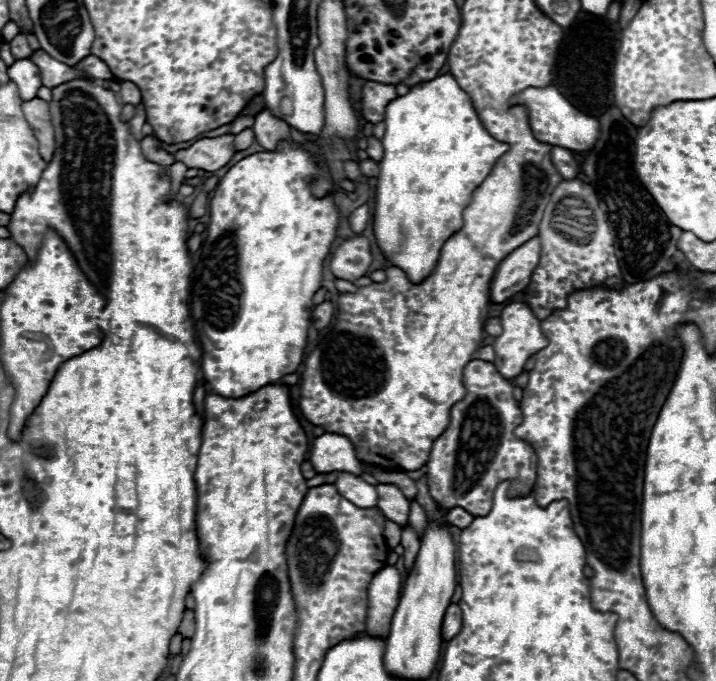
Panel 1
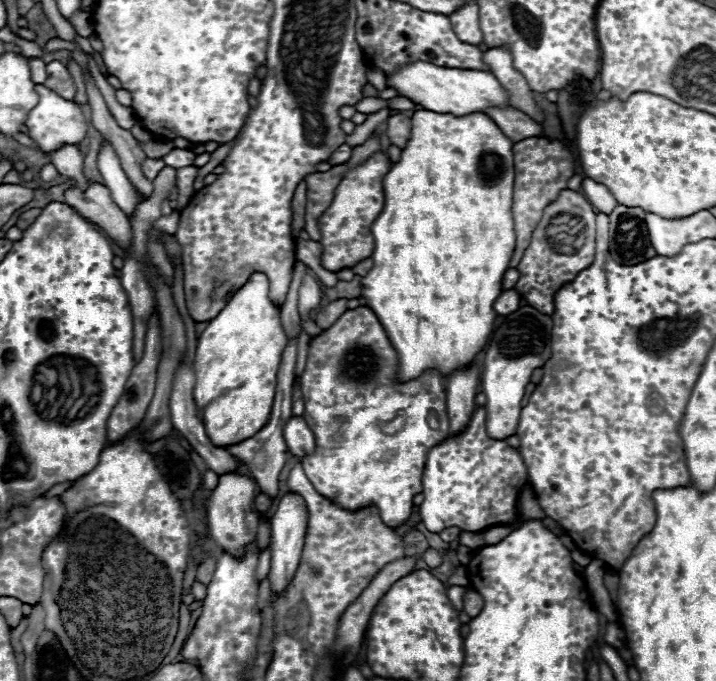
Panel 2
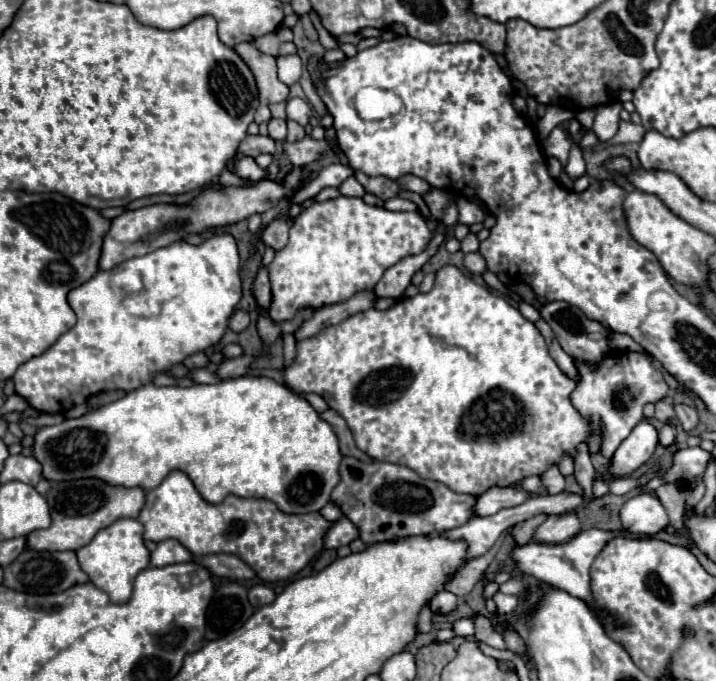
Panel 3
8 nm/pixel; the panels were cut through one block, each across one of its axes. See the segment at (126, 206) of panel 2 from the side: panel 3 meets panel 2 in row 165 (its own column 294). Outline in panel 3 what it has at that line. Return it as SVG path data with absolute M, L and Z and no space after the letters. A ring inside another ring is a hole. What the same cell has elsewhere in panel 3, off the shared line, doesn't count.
M290 98L286 102L286 116L290 120L296 120L300 126L308 124L310 114L312 114L312 110L310 110L310 104L306 100L302 100L302 98Z

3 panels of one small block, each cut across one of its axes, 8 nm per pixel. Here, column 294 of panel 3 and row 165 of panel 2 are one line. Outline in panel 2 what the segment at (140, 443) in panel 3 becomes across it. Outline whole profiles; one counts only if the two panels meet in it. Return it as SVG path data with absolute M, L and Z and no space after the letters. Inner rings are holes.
M418 110L412 116L412 136L402 148L402 156L396 164L392 164L390 172L384 176L384 208L378 214L378 218L372 222L370 230L374 236L374 252L372 270L360 280L362 298L366 300L366 306L378 316L382 328L386 330L386 336L390 344L394 346L398 354L398 380L408 382L418 376L422 376L426 370L436 370L444 378L456 370L456 366L468 366L468 362L474 360L474 356L484 348L486 338L492 332L494 318L498 316L494 310L494 300L502 292L502 276L508 270L508 262L512 258L514 246L516 246L516 232L514 232L514 218L512 218L512 192L514 192L514 158L512 158L512 140L502 134L502 130L482 112L472 112L466 116L452 116L452 114L436 114L430 110Z

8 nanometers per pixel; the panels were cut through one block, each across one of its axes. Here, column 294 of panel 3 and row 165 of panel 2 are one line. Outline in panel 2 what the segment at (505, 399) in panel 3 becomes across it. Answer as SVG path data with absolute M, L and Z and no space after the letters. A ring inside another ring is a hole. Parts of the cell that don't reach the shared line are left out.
M378 150L366 162L362 162L354 168L348 168L346 174L342 176L342 180L334 192L332 204L320 216L320 222L318 222L320 232L322 232L320 244L324 248L322 266L326 270L338 272L342 268L352 268L354 264L358 264L360 260L364 260L372 254L374 238L372 238L370 226L384 208L382 178L388 174L390 168L392 168L392 162L390 162L388 154Z

